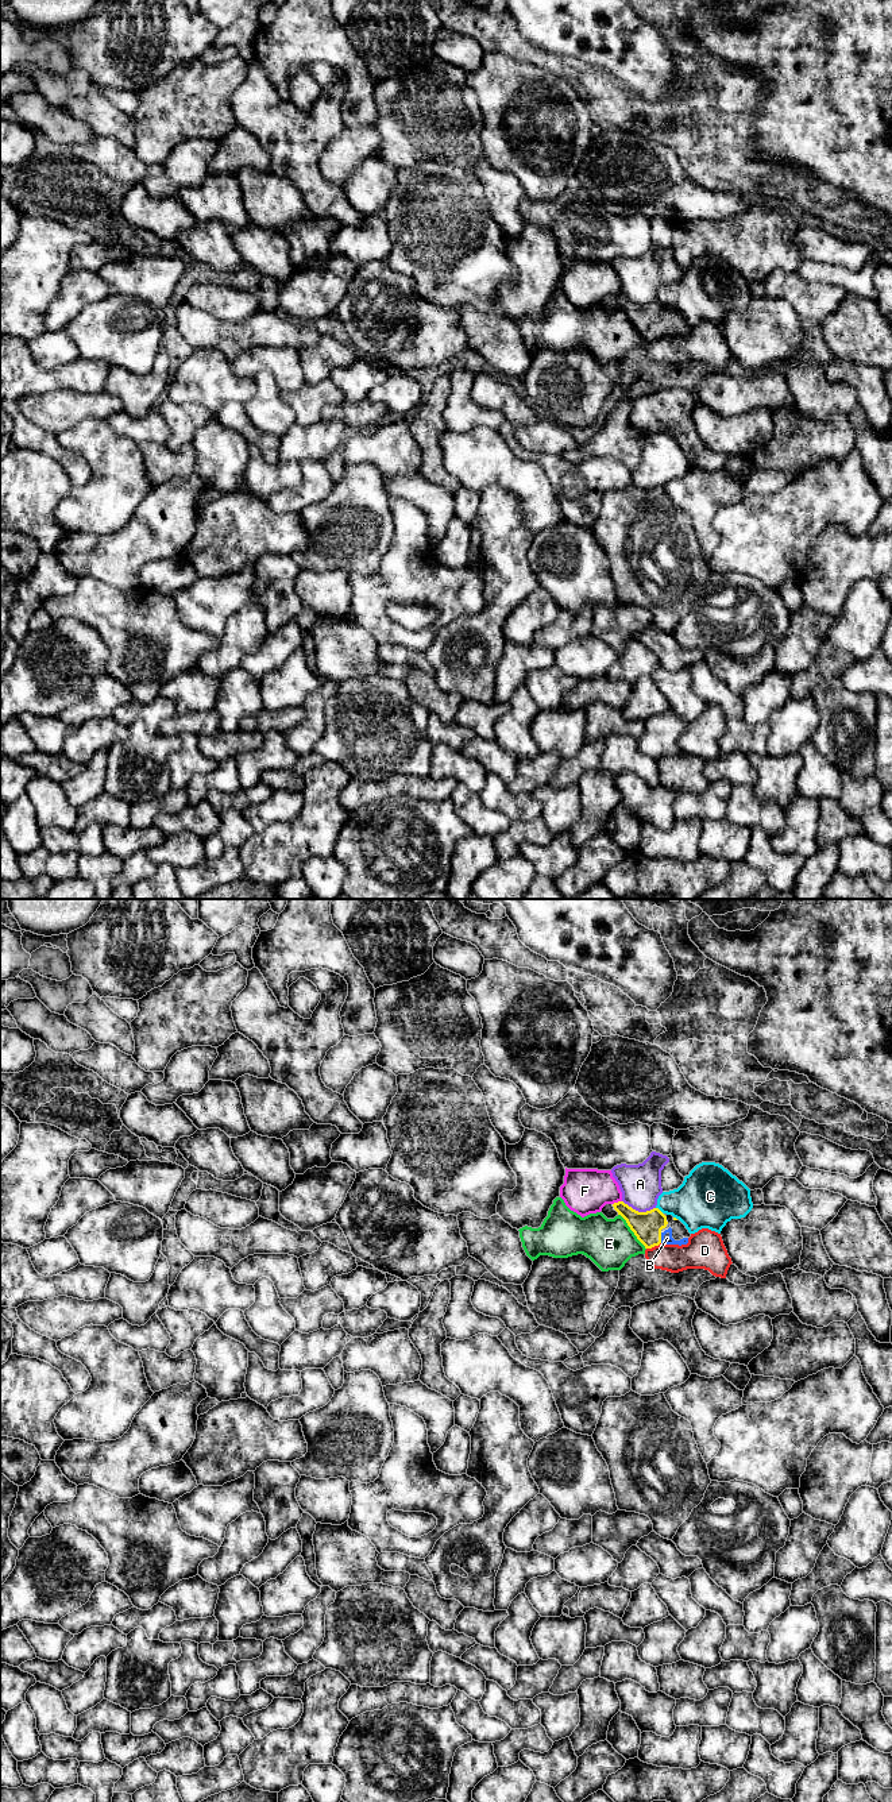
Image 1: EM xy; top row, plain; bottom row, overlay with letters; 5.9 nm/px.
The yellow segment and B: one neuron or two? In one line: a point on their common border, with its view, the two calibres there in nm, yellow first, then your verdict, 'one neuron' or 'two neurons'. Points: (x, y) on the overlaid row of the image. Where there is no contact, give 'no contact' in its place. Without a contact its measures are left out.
xy (660, 1238) | 180/70 nm | one neuron

